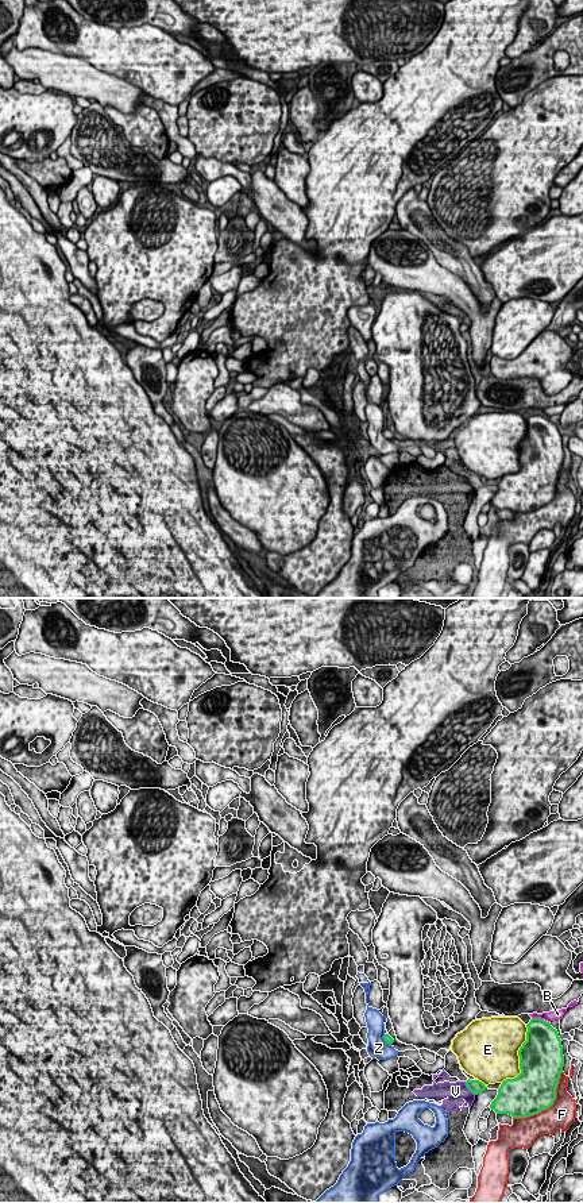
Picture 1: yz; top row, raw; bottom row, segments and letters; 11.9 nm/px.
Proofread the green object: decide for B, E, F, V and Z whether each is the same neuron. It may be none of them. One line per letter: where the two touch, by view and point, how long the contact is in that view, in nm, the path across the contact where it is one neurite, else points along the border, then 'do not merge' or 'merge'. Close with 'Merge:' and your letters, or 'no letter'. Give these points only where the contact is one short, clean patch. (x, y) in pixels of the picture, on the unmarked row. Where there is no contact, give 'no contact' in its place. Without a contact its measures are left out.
B: yz (537, 413) | 150 nm | do not merge
E: yz (520, 454) | 750 nm | do not merge
F: yz (548, 502) | 800 nm | do not merge
V: yz (468, 484) | 200 nm | along yz (464, 477), (475, 489) | do not merge
Z: yz (385, 435) | 170 nm | do not merge
Merge: no letter

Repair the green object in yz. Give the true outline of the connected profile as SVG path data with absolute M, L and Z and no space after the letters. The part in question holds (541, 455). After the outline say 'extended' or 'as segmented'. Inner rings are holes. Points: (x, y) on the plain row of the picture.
M532 413L526 423L526 436L518 446L521 469L503 475L490 500L497 509L513 513L526 513L549 504L564 462L557 425L541 413Z; as segmented

